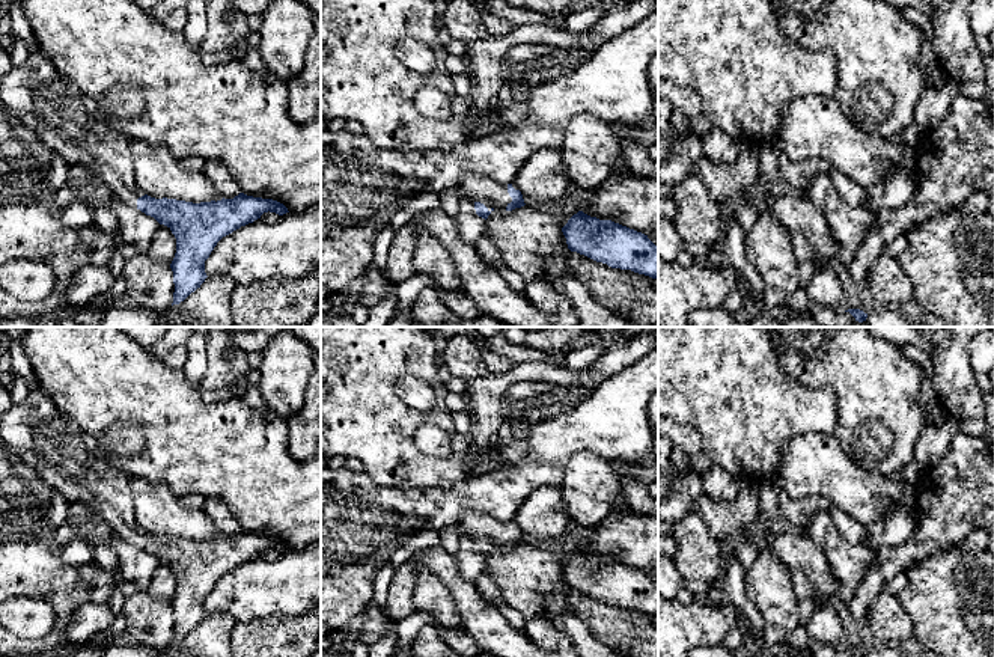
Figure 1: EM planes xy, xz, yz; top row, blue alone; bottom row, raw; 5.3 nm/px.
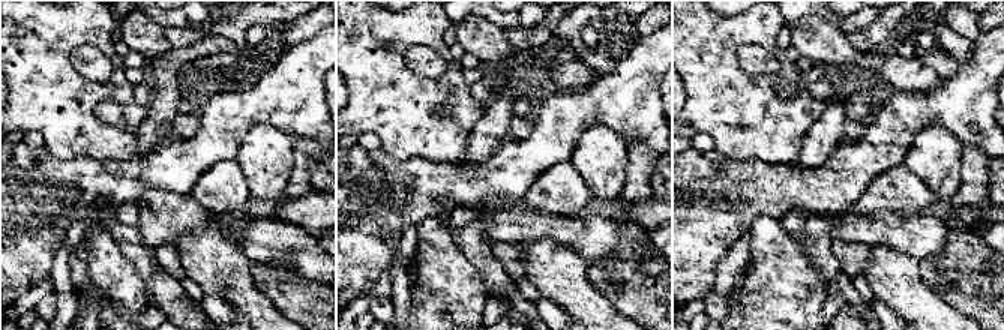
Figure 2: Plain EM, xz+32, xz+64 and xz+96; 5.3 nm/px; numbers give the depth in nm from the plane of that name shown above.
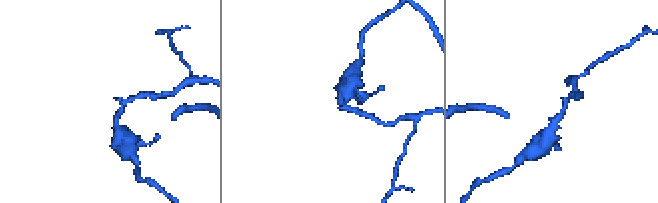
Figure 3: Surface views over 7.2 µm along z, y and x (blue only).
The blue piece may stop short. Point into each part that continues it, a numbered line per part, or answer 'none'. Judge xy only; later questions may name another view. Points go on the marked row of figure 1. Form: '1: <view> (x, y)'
1: xy (70, 122)

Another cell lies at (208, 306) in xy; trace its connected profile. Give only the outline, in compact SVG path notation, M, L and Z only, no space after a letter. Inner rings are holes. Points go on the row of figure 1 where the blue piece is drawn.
M208 276L184 301L160 313L157 327L232 327L233 288L229 277Z

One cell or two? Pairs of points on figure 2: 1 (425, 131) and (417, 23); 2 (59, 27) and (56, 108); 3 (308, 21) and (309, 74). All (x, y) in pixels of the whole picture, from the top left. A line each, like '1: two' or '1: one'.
1: one
2: one
3: two

